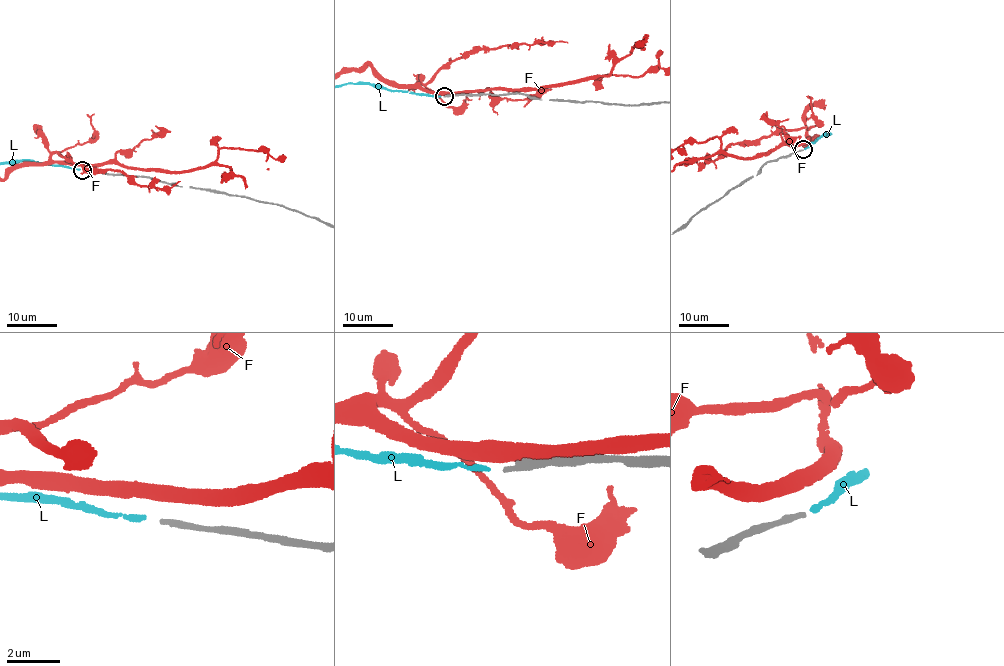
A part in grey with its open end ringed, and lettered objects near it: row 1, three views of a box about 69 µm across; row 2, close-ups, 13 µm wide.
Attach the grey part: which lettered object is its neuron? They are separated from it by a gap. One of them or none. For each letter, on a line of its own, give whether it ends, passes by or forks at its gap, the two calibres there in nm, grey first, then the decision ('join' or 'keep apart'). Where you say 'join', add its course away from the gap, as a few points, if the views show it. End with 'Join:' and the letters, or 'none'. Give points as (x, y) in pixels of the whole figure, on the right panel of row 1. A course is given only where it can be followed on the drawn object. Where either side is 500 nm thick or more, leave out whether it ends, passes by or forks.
F: it passes by; 180 nm thick on the grey side, 480 nm on the other; keep apart
L: it ends there; 180 nm thick on the grey side, 140 nm on the other; join
Join: L

